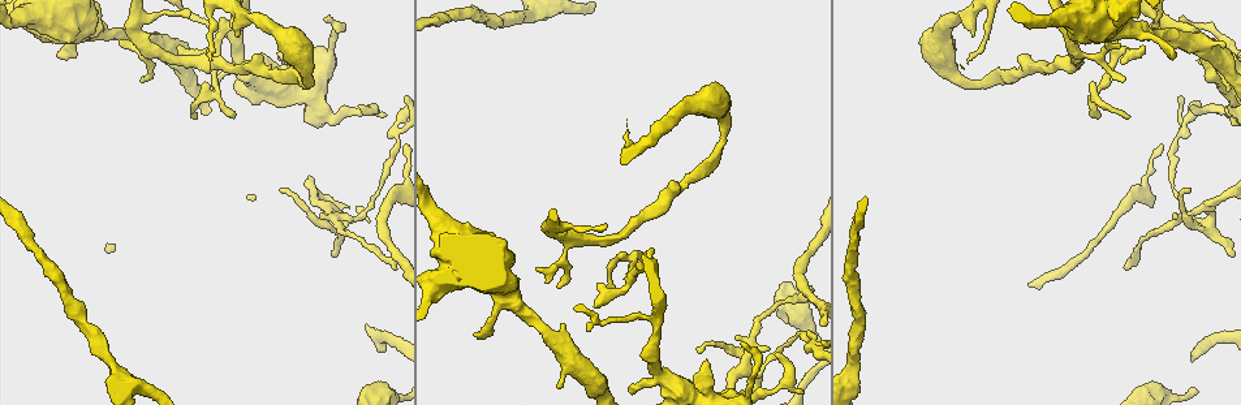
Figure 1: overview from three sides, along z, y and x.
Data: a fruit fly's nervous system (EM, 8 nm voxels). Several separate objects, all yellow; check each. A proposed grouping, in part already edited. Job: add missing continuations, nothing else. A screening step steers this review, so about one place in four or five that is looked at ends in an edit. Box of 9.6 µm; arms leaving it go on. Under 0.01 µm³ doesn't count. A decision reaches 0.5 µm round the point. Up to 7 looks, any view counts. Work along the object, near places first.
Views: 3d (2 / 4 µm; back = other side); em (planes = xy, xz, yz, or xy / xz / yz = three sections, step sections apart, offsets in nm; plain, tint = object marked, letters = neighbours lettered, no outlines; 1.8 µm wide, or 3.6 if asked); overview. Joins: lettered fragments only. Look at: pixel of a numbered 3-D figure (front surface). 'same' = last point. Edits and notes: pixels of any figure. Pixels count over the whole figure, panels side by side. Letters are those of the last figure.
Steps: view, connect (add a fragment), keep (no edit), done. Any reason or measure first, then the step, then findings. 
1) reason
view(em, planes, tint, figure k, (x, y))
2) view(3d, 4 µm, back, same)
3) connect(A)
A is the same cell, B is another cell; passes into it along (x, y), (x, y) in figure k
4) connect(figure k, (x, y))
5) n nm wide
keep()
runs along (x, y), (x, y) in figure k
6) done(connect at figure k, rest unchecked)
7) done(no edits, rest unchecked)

free end
view(3d, 4 µm, figure 1, (1098, 119))

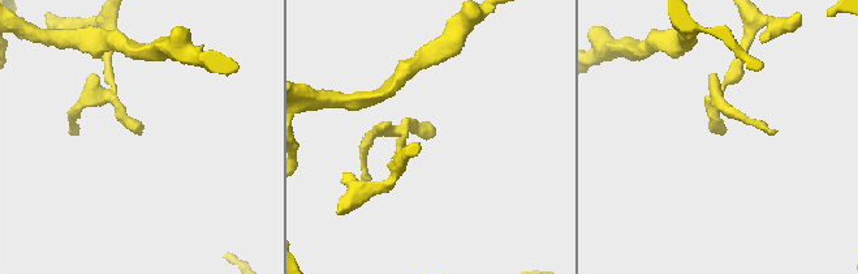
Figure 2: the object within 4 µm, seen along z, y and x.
view(em, planes, letters, figure 2, (720, 135))

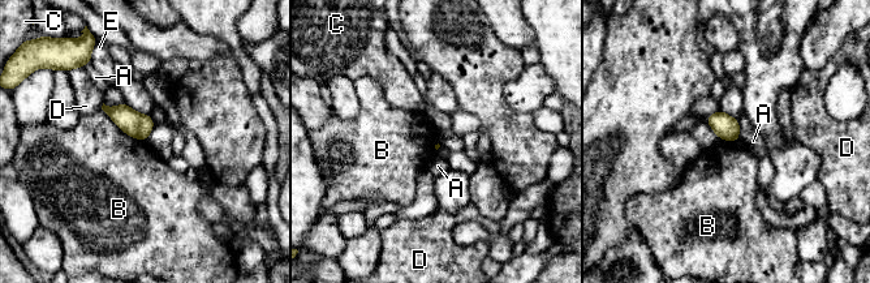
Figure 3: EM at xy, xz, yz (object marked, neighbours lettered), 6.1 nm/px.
keep()
A, B, C, D and E are other cells; border along (102, 108), (124, 132), (146, 141) in figure 3; none of them fits

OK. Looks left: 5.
free end
view(3d, 4 µm, figure 1, (121, 44))

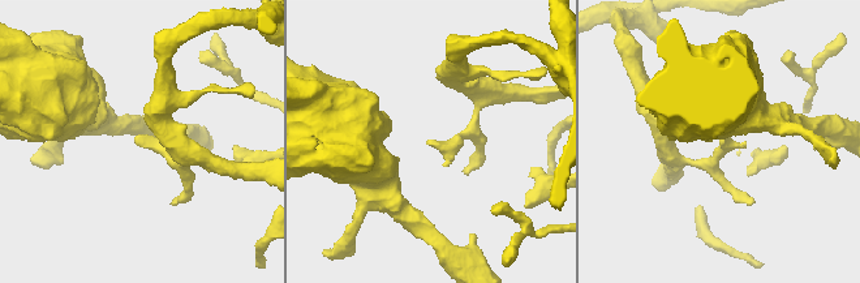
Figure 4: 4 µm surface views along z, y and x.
shape alone is not enough
view(em, xz, step 8, letters, figure 4, (138, 135))

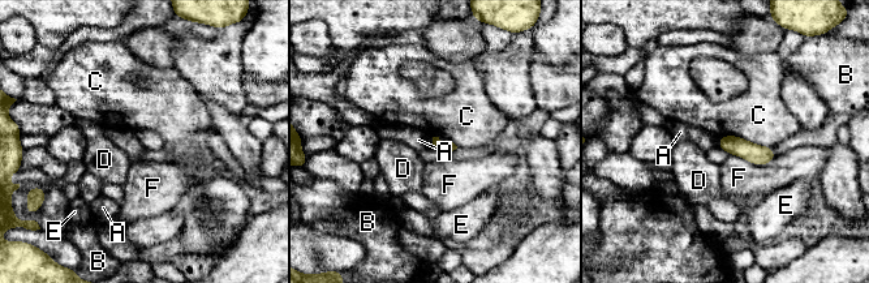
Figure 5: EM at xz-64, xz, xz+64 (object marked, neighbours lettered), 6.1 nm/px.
keep()
A, B, C, D, E and F are other cells; none of them fits

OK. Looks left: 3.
an open end
view(em, 3.6 µm, xz, step 16, letters, figure 1, (1185, 191))

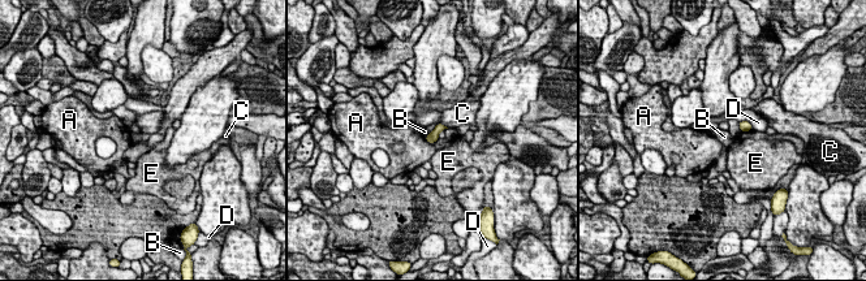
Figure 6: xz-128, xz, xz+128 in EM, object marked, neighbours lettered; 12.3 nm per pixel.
view(em, 3.6 µm, planes, letters, same)

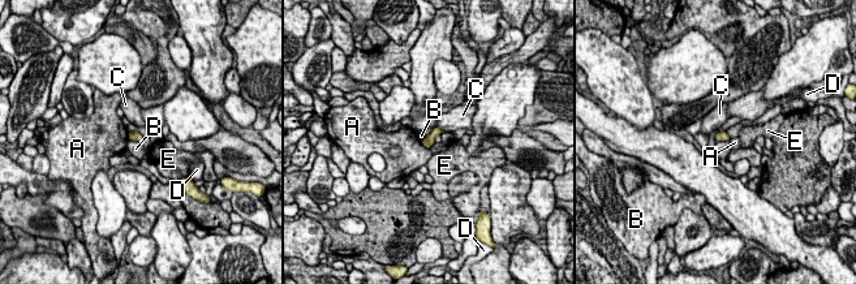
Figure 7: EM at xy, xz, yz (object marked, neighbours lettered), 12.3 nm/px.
130 nm wide
keep()
A, B, C, D and E are other cells; border along (128, 138), (141, 142) in figure 7; no lettered fragment goes on from it

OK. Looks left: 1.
done(no edits, rest unchecked)

